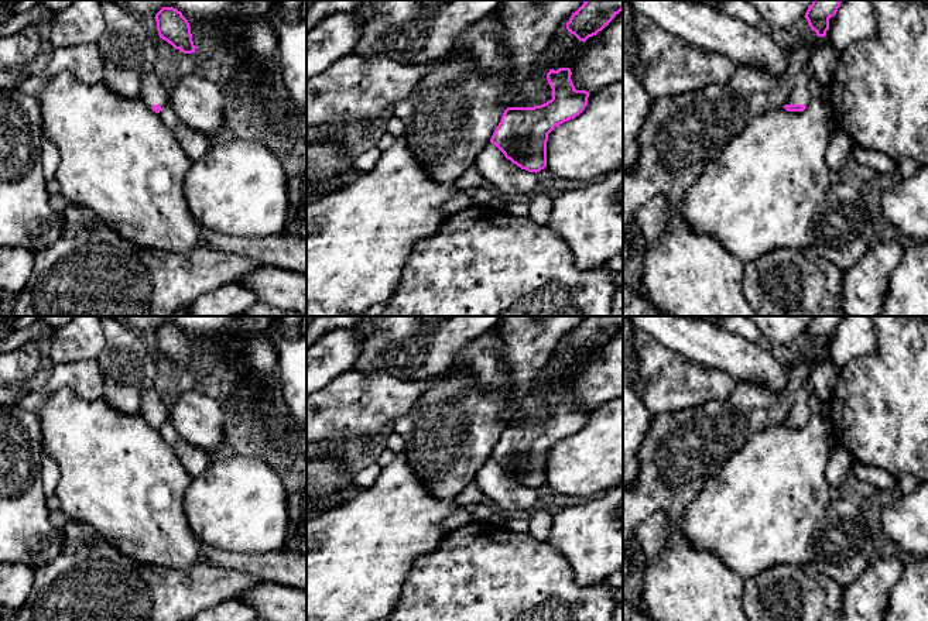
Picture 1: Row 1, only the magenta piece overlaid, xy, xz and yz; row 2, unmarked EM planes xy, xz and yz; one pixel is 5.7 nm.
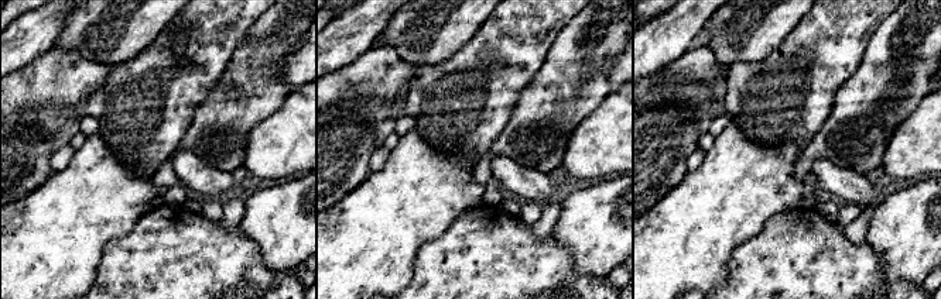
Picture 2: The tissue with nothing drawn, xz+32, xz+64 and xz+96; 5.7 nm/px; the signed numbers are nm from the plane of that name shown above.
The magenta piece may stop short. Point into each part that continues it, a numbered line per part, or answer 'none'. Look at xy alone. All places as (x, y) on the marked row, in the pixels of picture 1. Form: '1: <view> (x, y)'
1: xy (151, 92)

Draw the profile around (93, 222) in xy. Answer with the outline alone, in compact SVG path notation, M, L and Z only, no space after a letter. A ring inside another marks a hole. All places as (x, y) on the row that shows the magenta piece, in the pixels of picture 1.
M92 215L89 219L83 222L85 226L90 229L109 229L116 230L116 224L113 222L106 222L100 219L97 215Z

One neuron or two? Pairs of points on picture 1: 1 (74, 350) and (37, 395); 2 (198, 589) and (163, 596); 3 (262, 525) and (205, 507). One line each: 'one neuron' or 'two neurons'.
1: two neurons
2: one neuron
3: one neuron

